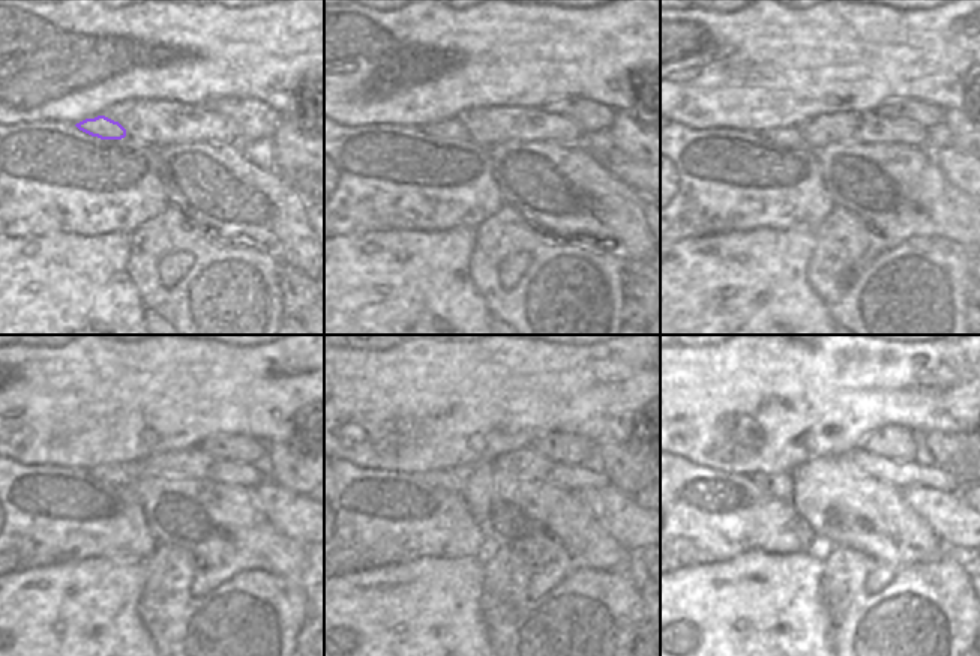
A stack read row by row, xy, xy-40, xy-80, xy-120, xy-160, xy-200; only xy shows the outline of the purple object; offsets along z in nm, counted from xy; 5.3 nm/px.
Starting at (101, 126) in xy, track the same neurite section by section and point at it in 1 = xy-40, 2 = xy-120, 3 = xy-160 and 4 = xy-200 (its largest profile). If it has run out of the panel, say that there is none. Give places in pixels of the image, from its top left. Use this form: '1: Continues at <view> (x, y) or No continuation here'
1: Continues at xy-40 (452, 129)
2: Continues at xy-120 (116, 473)
3: Continues at xy-160 (453, 481)
4: Continues at xy-200 (779, 485)

